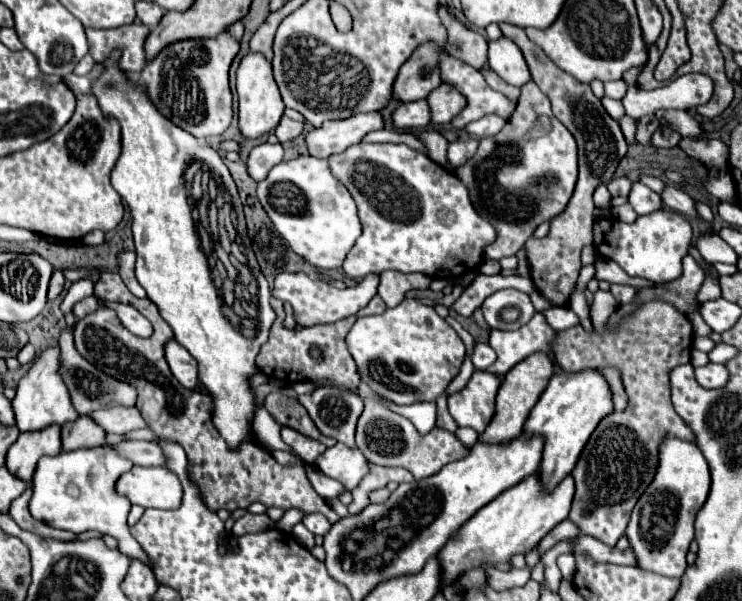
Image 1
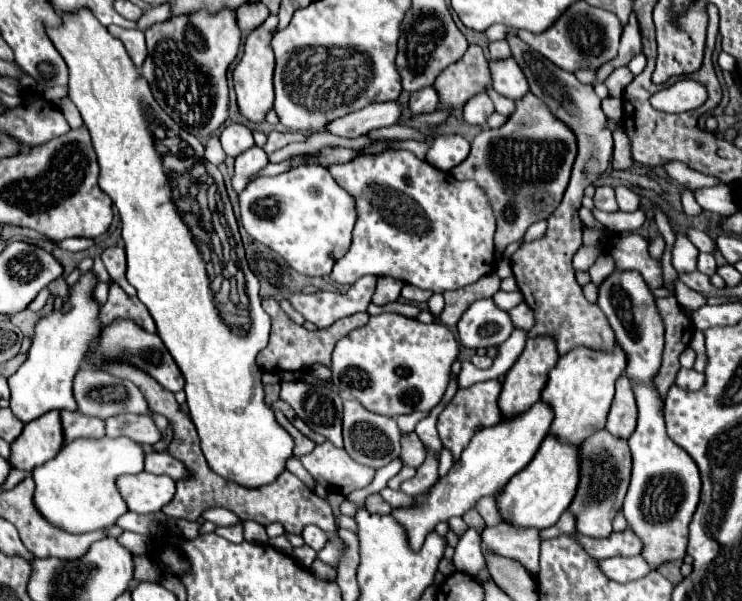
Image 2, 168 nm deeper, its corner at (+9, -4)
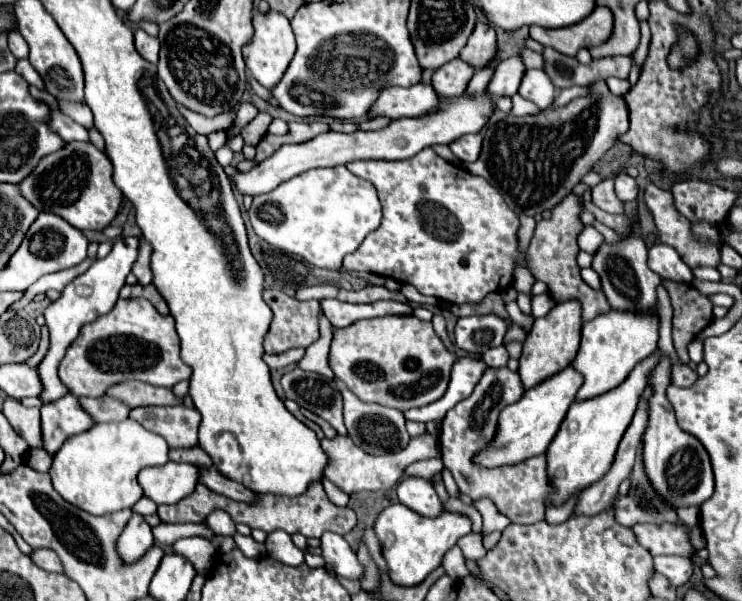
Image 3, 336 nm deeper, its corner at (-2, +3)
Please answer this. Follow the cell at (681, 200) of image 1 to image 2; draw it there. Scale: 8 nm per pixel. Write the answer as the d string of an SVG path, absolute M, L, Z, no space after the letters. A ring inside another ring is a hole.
M687 228L685 232L689 234L691 242L699 248L699 252L707 252L707 254L713 254L715 252L715 242L705 232L699 232L695 228Z

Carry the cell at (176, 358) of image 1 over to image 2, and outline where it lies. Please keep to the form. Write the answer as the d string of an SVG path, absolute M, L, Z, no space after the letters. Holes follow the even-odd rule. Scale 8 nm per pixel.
M117 318L107 328L103 328L103 332L99 336L97 348L89 354L89 358L85 360L83 366L85 368L93 368L93 370L101 370L101 366L105 362L123 362L123 364L147 370L149 376L153 376L165 390L171 390L171 392L183 390L183 384L185 384L185 380L183 380L183 376L181 376L175 360L171 358L169 350L161 342L161 338L157 334L149 334L149 332L141 330L139 324L135 324L131 320Z

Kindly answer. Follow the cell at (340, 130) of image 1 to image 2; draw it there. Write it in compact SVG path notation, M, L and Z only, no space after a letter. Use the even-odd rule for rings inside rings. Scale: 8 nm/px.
M397 100L391 102L377 102L369 104L359 112L351 112L327 126L331 134L347 136L347 138L357 138L367 134L369 130L391 126L399 120L401 116L401 104Z

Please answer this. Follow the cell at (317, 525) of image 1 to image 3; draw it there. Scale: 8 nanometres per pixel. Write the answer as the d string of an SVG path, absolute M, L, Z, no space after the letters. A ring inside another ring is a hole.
M326 531L322 535L322 557L326 563L332 563L336 567L336 573L348 579L360 579L362 567L358 565L356 553L350 549L344 537Z

